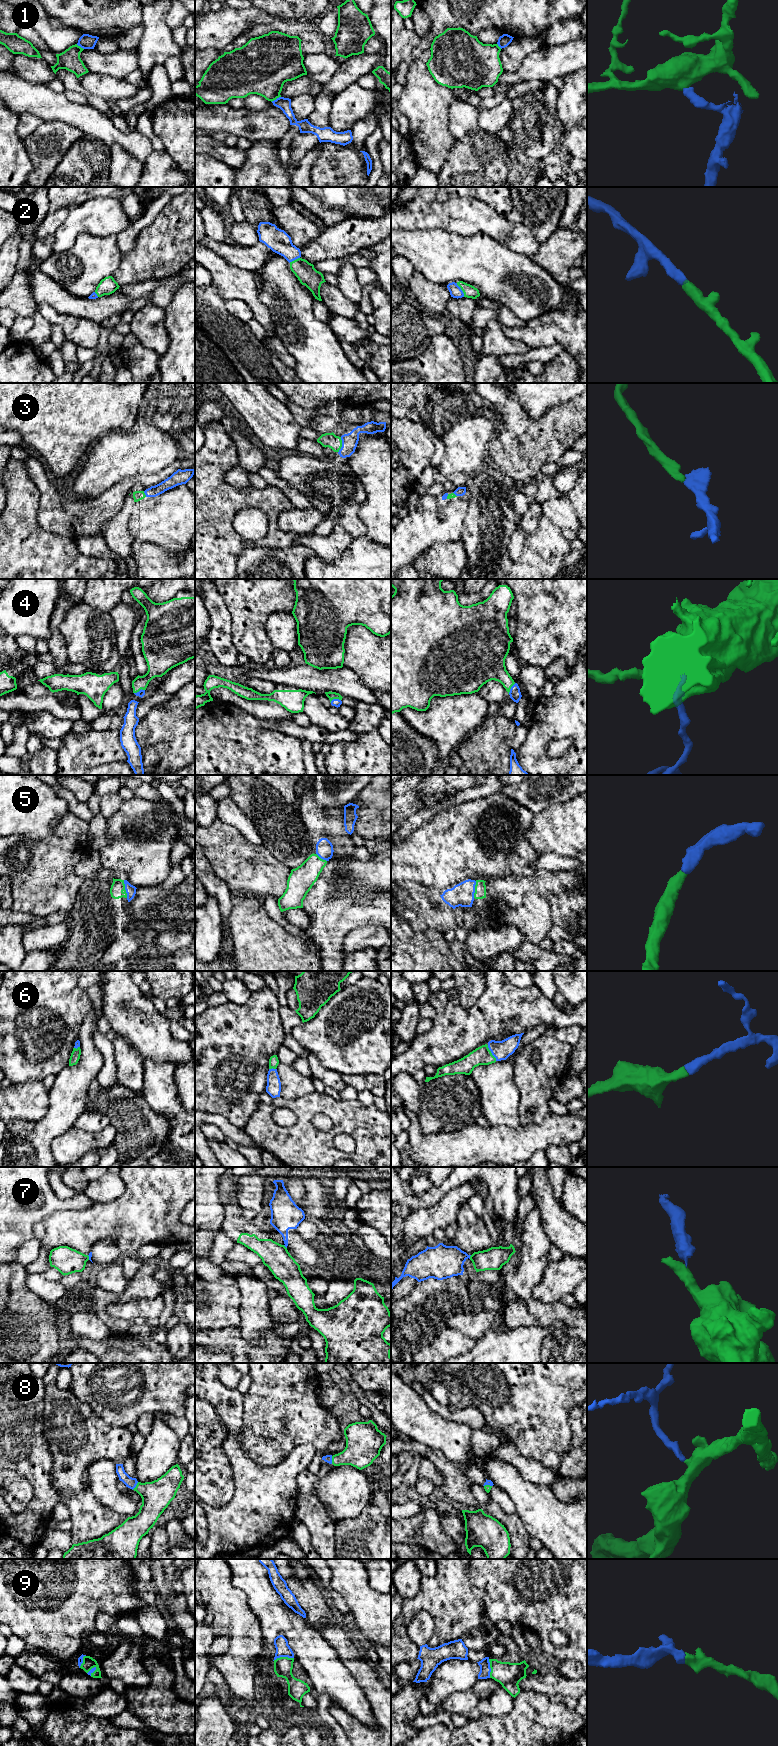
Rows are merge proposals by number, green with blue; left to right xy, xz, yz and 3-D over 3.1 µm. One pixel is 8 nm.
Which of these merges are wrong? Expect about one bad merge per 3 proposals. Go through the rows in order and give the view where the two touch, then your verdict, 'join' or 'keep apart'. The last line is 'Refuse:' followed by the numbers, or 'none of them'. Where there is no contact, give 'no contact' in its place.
1: xz | keep apart
2: yz | join
3: xz | join
4: xz | join
5: xy | join
6: yz | join
7: yz | keep apart
8: xy | join
9: xz | join
Refuse: 1, 7

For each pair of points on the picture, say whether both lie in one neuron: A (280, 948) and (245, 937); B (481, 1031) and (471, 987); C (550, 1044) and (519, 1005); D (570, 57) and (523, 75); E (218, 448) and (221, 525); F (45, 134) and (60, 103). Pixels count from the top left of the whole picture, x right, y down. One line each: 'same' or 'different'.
A: same
B: different
C: different
D: same
E: same
F: different

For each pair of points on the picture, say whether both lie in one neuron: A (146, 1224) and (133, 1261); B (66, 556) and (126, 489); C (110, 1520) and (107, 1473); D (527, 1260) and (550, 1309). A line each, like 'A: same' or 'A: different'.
A: different
B: different
C: different
D: same

